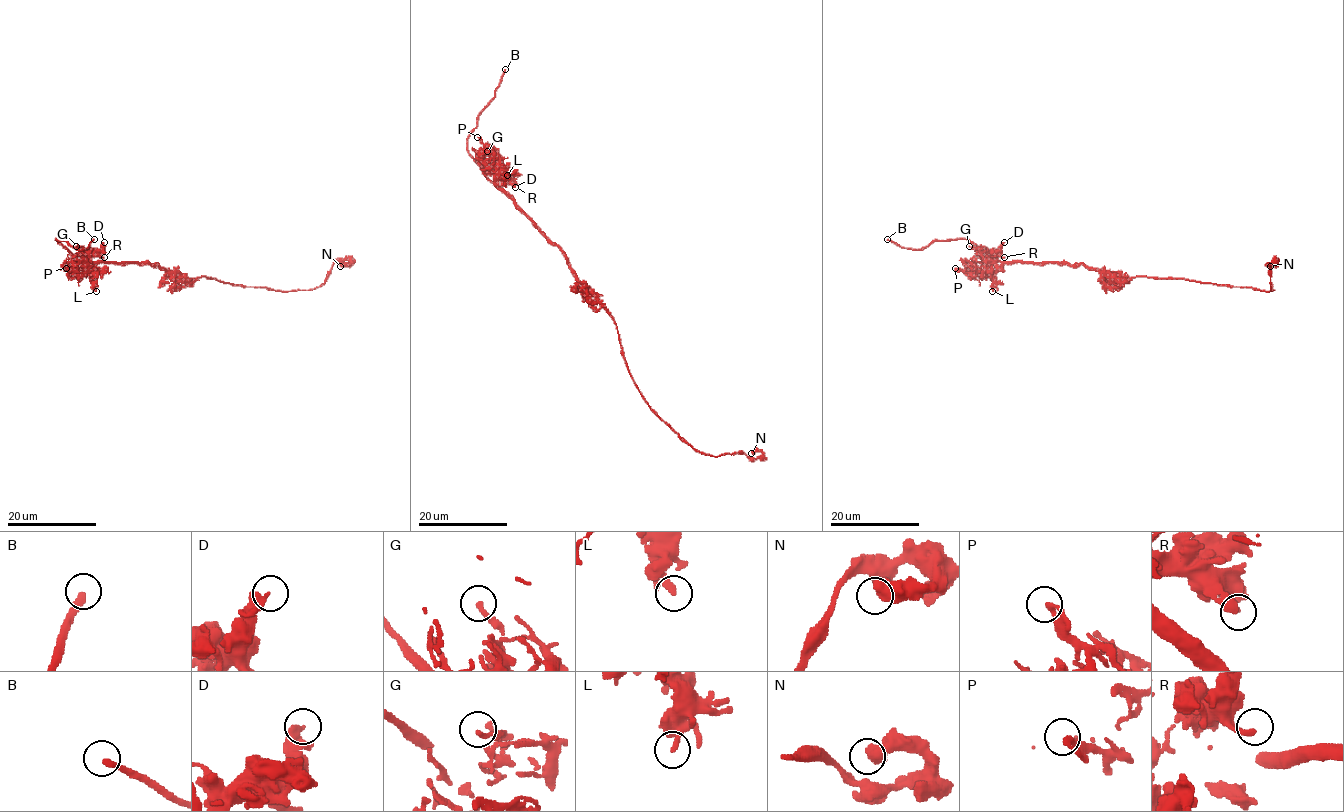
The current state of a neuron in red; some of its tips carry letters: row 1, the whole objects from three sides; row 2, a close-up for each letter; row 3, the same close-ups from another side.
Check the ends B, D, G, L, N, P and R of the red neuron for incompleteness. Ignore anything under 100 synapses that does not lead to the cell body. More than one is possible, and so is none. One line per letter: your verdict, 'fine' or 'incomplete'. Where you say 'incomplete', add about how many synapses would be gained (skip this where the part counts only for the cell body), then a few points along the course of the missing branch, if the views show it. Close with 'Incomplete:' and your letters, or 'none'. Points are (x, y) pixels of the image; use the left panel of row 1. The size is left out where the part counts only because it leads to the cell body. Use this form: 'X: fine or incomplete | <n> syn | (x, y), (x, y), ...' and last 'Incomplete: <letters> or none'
B: incomplete
D: fine
G: fine
L: fine
N: fine
P: fine
R: fine
Incomplete: B

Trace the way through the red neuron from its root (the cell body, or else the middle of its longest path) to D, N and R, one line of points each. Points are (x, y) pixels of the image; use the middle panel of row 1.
D: (593, 294), (578, 279), (568, 258), (496, 182), (497, 179), (509, 179), (515, 187)
N: (593, 294), (616, 325), (627, 370), (647, 404), (700, 452), (744, 453), (754, 458), (762, 454), (751, 453)
R: (593, 294), (578, 279), (568, 258), (496, 182), (497, 179), (510, 180), (515, 187)

